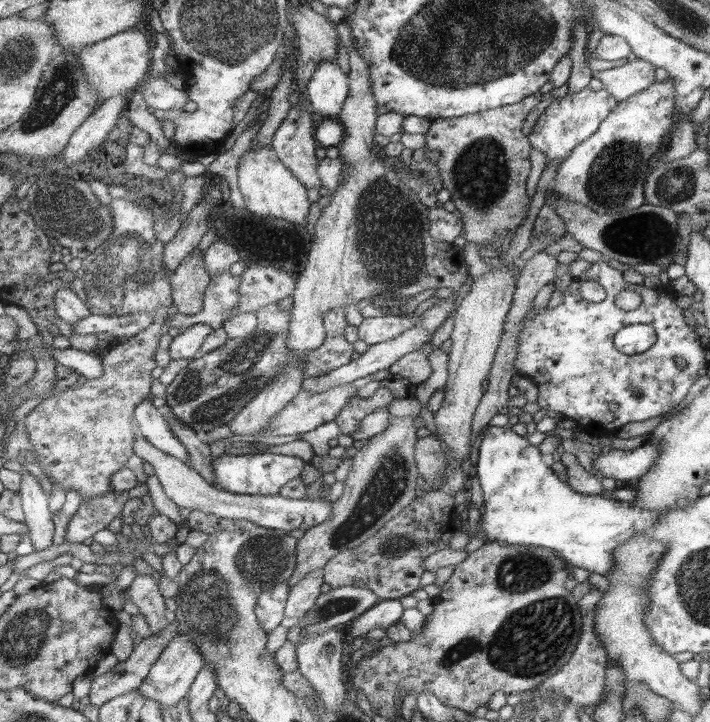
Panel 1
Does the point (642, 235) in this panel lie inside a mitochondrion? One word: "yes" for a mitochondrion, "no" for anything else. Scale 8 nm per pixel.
yes

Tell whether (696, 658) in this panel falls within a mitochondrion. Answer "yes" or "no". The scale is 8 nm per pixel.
no

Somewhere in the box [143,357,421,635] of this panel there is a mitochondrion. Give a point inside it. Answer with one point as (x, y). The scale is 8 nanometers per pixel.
(389, 481)

